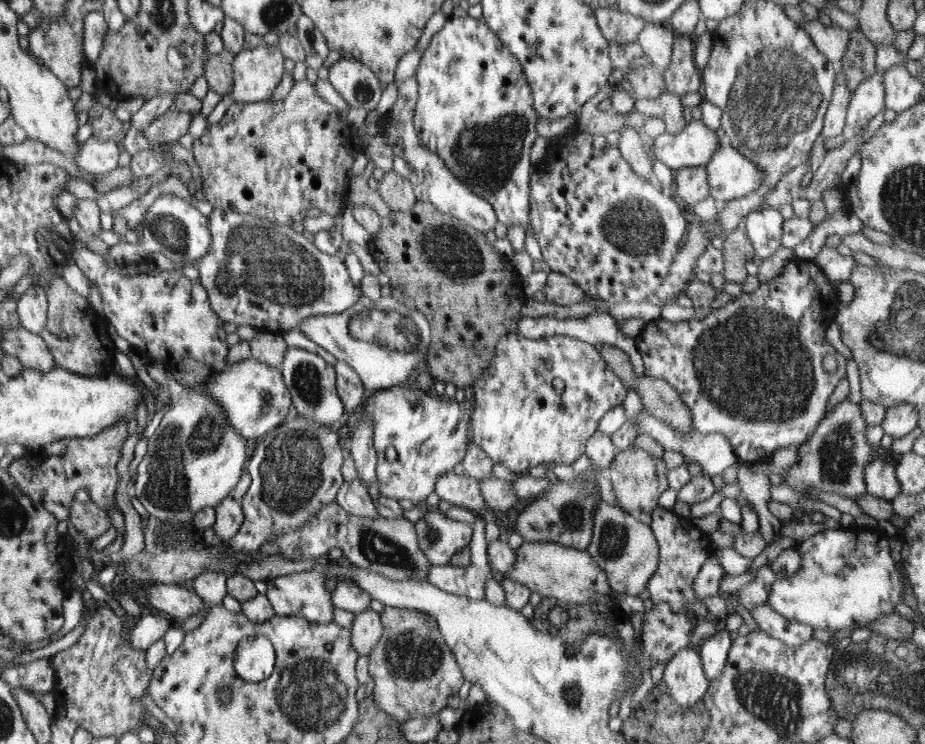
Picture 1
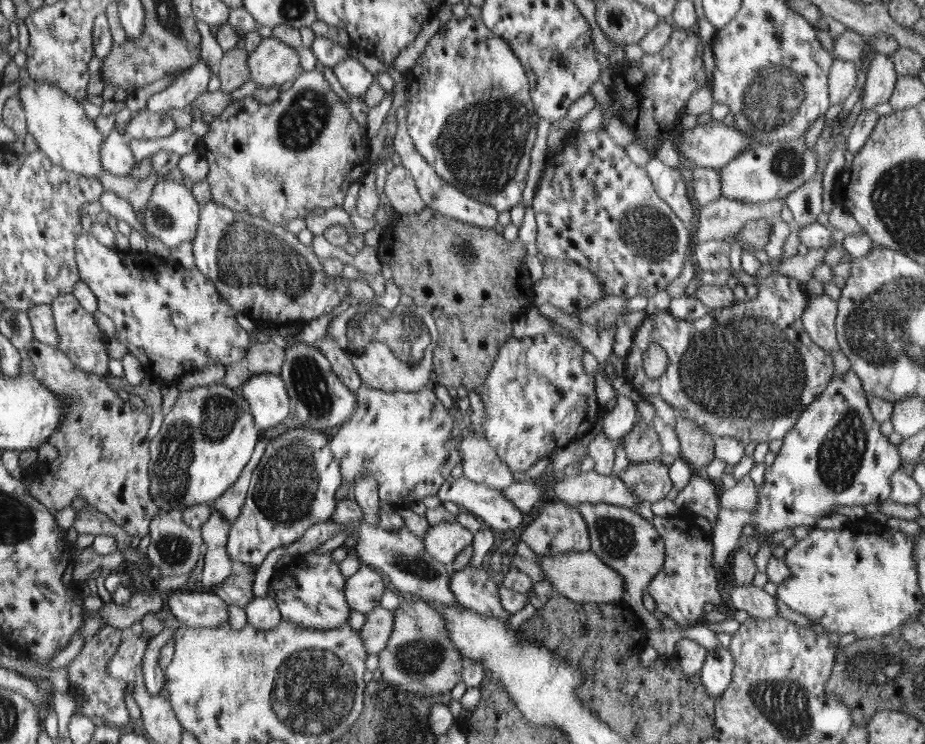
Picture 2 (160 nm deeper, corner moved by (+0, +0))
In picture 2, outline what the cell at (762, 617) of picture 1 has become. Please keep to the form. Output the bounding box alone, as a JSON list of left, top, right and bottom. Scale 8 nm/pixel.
[730,585,778,619]

